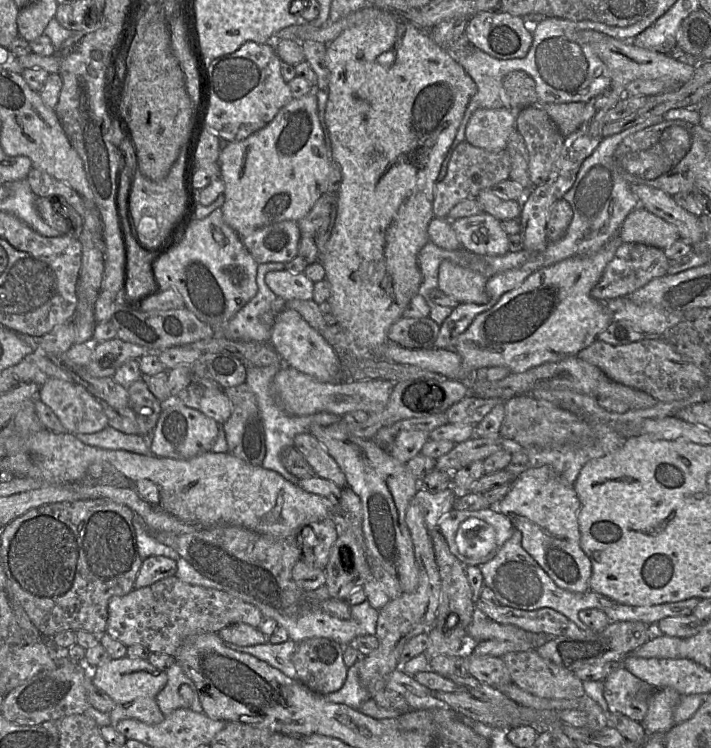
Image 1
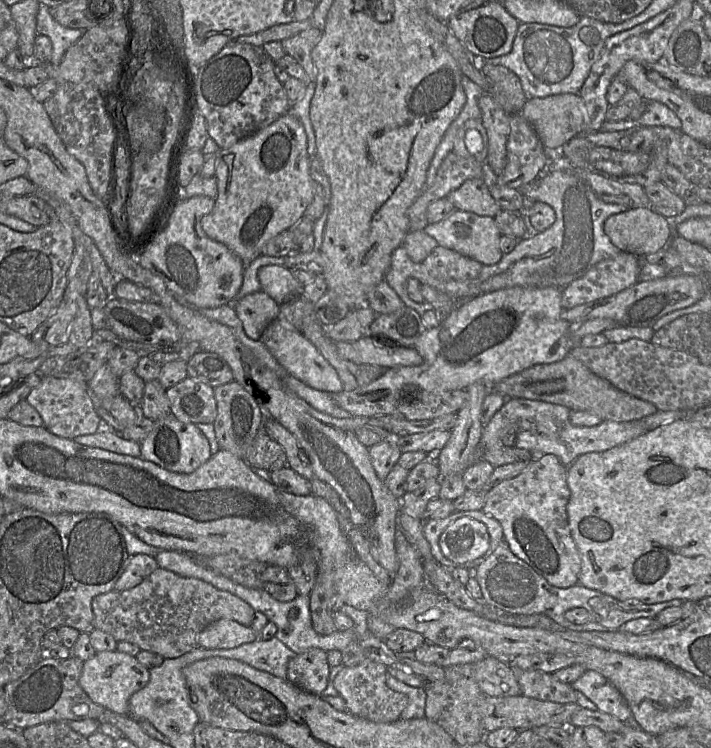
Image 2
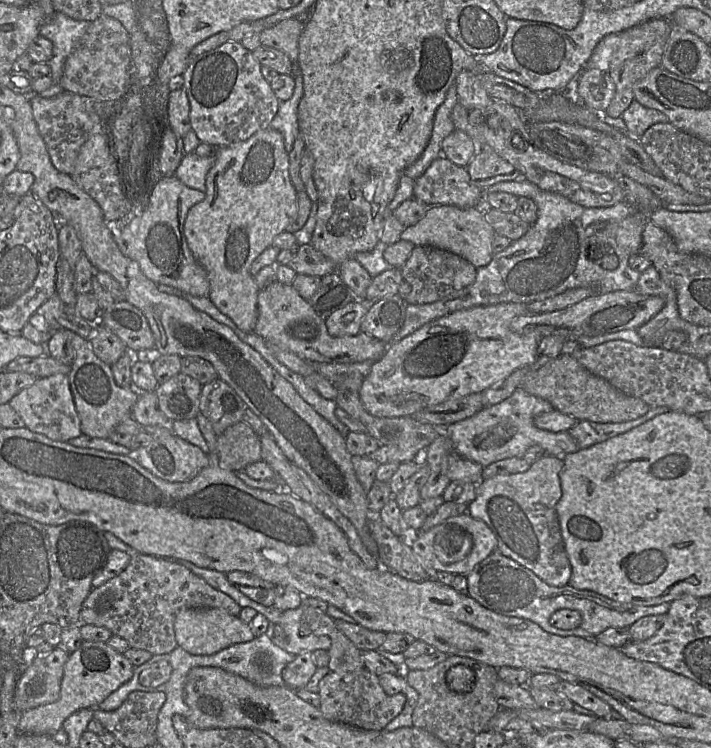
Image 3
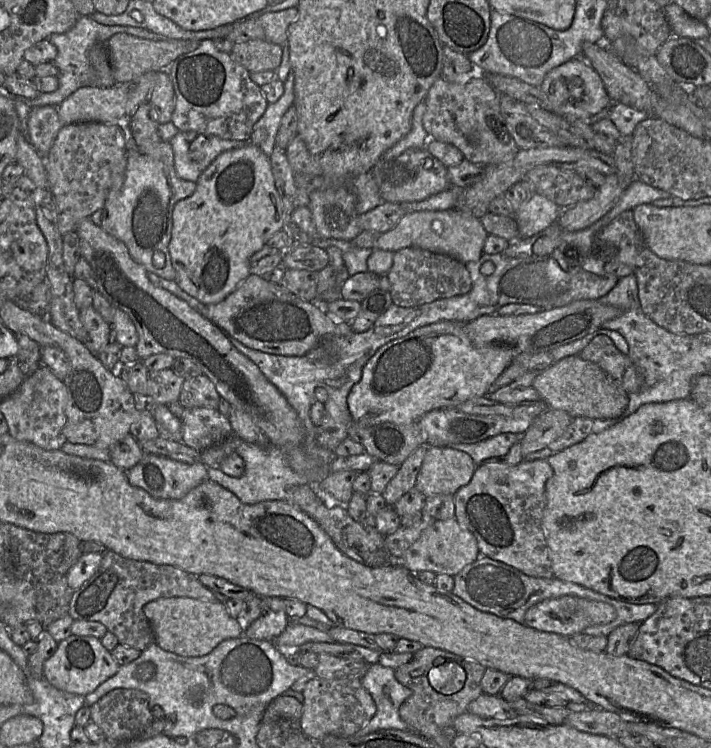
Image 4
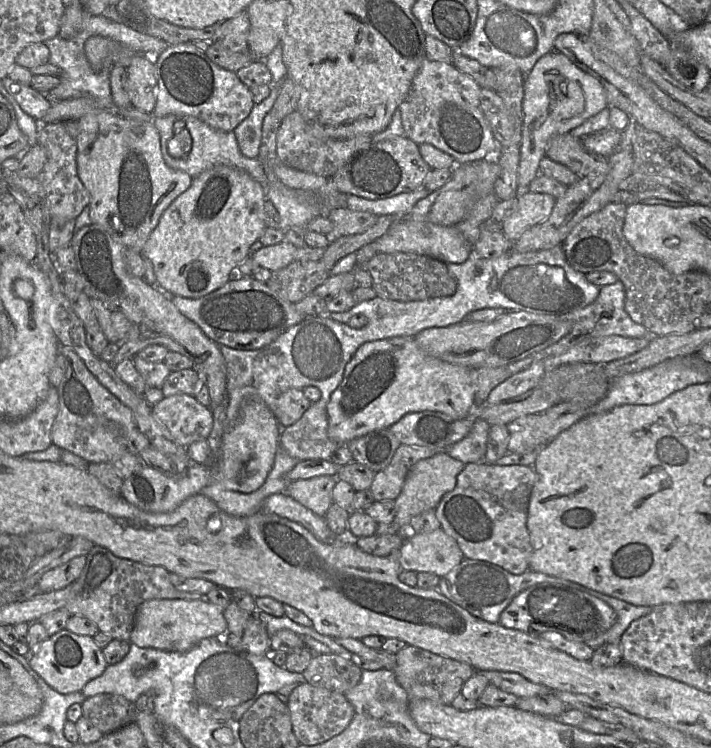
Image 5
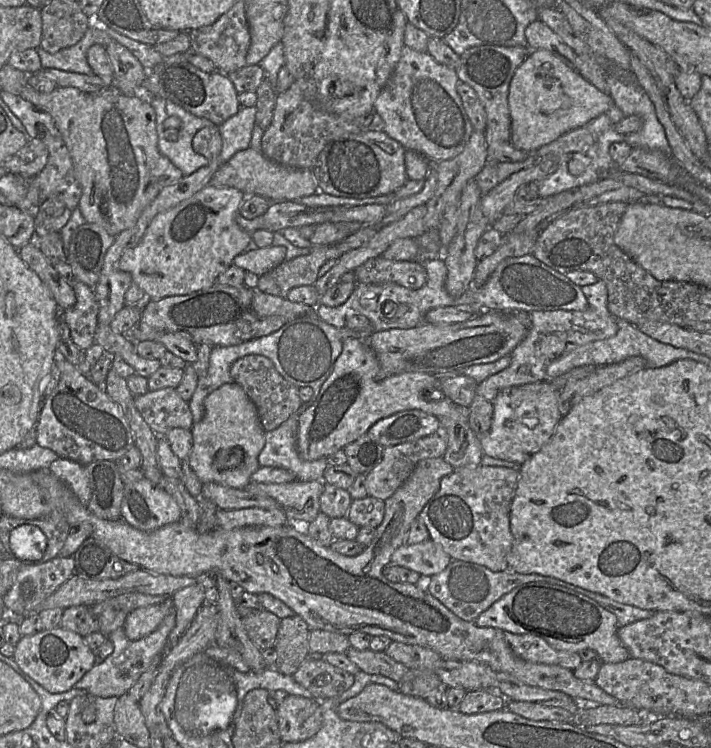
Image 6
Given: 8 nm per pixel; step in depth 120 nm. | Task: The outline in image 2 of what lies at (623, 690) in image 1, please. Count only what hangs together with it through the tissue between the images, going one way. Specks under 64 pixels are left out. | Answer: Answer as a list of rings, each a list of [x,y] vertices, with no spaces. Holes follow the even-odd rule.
[[[587,670],[571,686],[592,701],[600,712],[614,716],[624,723],[632,723],[632,713],[626,700],[600,673]]]

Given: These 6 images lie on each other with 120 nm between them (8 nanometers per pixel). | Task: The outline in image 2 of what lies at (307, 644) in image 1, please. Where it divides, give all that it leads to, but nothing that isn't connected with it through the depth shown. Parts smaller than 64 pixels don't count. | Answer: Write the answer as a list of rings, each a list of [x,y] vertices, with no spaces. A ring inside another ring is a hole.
[[[310,648],[289,660],[286,679],[305,691],[321,695],[329,684],[330,671],[327,651]]]

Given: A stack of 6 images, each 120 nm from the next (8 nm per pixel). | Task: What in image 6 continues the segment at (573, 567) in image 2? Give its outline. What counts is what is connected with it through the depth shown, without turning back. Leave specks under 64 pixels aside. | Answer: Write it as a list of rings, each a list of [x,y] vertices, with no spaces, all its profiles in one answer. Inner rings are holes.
[[[465,466],[443,477],[437,493],[428,501],[418,518],[423,520],[429,538],[440,544],[452,560],[482,565],[494,572],[508,569],[507,556],[513,546],[510,509],[519,478],[519,469],[497,466]]]

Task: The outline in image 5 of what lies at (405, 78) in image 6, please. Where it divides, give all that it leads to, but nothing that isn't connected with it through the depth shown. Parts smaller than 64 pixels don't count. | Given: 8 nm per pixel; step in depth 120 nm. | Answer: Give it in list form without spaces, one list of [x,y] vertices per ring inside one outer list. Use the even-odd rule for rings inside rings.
[[[425,59],[407,96],[397,109],[404,137],[418,145],[433,145],[451,155],[458,165],[496,159],[500,146],[481,109],[481,90],[472,77],[460,72],[452,64]]]

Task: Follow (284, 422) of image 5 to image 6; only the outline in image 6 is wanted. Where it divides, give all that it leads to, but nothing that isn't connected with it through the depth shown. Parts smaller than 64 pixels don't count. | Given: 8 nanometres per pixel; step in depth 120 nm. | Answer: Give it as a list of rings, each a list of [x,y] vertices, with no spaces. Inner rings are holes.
[[[261,355],[244,356],[232,364],[230,374],[233,383],[241,386],[255,404],[261,426],[266,433],[279,428],[303,404],[299,397],[299,388],[285,380],[267,357]]]

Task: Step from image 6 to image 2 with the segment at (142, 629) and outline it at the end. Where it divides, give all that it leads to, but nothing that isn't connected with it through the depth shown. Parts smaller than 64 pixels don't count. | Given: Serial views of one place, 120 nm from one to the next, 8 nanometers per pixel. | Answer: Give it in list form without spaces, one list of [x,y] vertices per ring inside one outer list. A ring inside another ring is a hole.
[[[219,619],[207,625],[198,635],[198,647],[206,649],[230,649],[257,640],[259,634],[251,627],[234,620]]]

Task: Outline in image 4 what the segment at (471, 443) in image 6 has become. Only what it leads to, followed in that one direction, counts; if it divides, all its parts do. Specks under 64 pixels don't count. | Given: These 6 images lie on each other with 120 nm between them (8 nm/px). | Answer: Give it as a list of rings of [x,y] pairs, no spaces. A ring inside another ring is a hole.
[[[436,322],[417,328],[406,336],[380,347],[364,365],[361,379],[348,394],[347,407],[352,420],[362,426],[385,422],[410,423],[431,410],[456,408],[471,398],[485,396],[516,355],[515,350],[506,345],[475,347],[466,336],[463,323]]]

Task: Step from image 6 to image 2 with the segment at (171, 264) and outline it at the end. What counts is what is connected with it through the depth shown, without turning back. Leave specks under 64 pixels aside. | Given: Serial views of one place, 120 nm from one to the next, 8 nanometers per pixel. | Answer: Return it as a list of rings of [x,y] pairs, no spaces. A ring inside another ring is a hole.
[[[288,112],[278,118],[275,122],[258,131],[257,133],[235,143],[229,148],[220,149],[217,153],[215,178],[217,180],[218,194],[215,198],[213,210],[204,216],[201,220],[201,227],[205,234],[212,240],[224,244],[234,254],[236,254],[245,265],[249,265],[260,254],[263,246],[273,237],[278,234],[291,229],[303,216],[304,213],[313,200],[315,188],[318,183],[313,180],[310,175],[311,157],[307,151],[307,134],[302,123]],[[264,291],[248,294],[232,304],[248,337],[260,340],[266,327],[276,320],[279,304]]]

